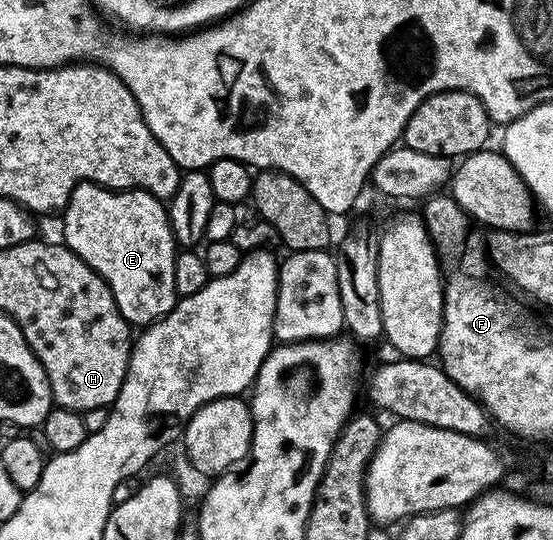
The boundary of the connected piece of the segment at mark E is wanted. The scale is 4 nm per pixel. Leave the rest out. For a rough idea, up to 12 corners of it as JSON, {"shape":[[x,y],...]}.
{"shape":[[84,181],[62,242],[128,323],[175,308],[164,200]]}

